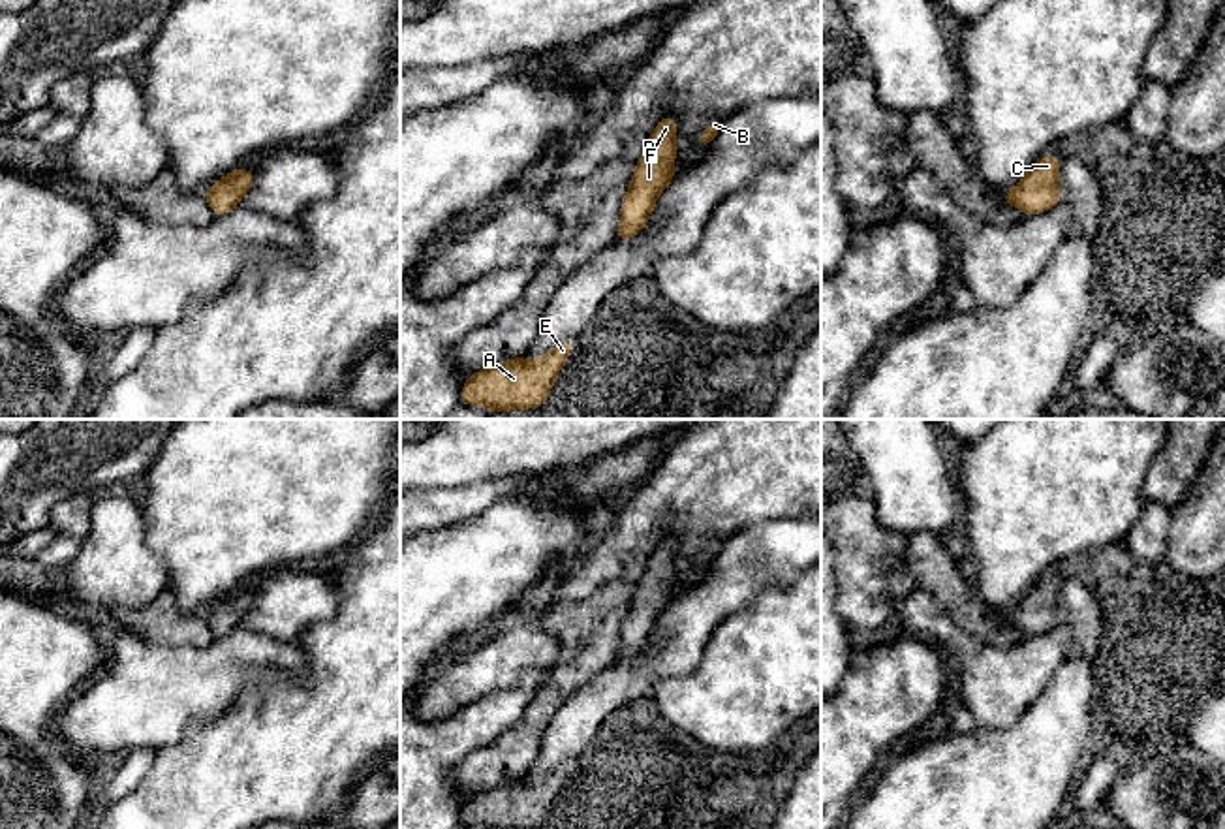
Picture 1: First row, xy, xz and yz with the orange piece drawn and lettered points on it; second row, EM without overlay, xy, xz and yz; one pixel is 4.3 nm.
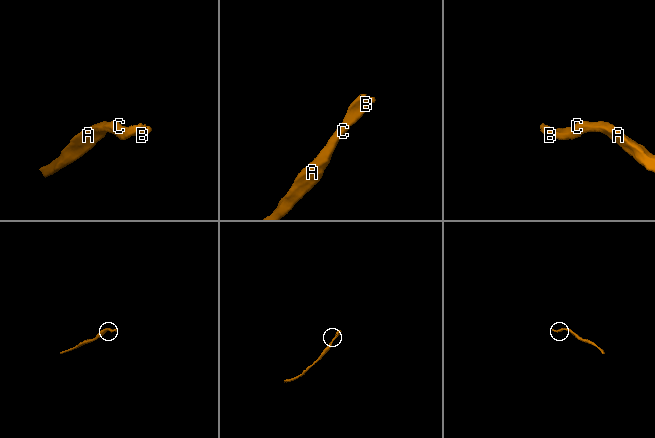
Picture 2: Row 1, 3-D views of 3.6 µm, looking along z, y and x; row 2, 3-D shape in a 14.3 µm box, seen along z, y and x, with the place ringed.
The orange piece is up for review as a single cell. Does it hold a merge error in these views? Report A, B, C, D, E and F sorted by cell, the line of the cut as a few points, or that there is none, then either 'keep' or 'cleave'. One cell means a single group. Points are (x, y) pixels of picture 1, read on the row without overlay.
A B C D E F; no cut; keep

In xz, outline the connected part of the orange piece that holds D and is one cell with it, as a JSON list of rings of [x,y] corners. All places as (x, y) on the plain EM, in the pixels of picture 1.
[[[663,538],[650,555],[644,573],[633,590],[628,615],[622,622],[616,662],[628,662],[648,643],[654,622],[665,607],[676,600],[673,581],[676,577],[676,541]]]

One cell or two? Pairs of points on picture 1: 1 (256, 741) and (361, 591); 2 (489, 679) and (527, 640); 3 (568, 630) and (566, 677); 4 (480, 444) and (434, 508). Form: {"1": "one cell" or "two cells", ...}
{"1": "one cell", "2": "one cell", "3": "one cell", "4": "two cells"}

